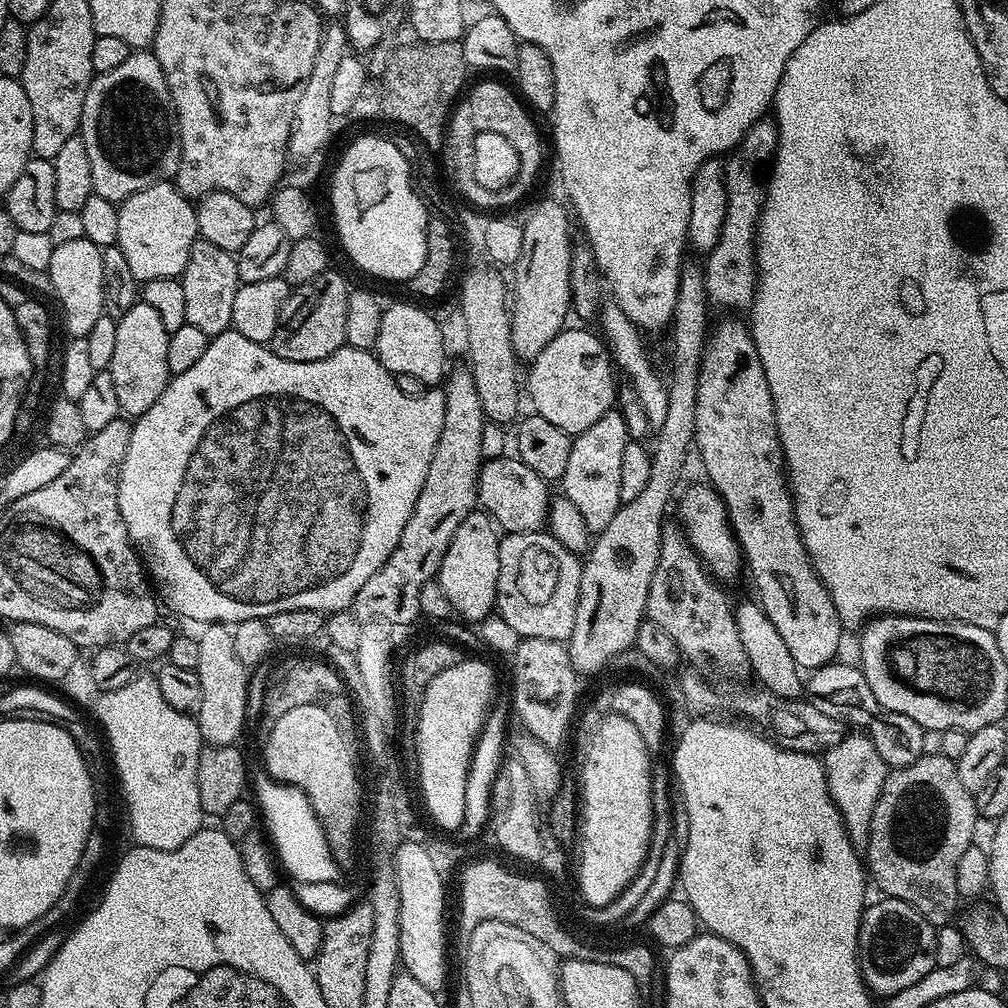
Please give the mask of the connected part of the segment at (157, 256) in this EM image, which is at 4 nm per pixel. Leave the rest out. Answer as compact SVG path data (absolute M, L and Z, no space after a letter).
M165 182L135 192L119 205L119 209L116 243L120 245L122 254L126 254L126 263L136 281L179 277L198 238L193 201L183 196L175 183Z

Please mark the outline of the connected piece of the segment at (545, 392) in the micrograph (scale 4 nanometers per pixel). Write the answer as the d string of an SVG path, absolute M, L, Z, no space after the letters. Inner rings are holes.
M565 327L531 361L532 369L526 372L526 396L532 399L531 411L573 438L582 430L590 430L602 414L613 411L618 400L617 373L610 348L597 333L596 336L584 328Z

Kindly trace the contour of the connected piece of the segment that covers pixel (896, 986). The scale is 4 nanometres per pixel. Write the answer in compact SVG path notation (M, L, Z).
M880 898L877 904L869 903L860 919L856 943L860 973L869 993L876 998L891 998L898 994L898 990L914 986L918 978L926 978L926 974L936 967L935 941L936 928L906 902Z

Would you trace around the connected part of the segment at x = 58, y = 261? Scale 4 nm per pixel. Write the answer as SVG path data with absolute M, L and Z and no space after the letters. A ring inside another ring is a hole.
M86 239L57 244L47 273L52 283L52 292L60 299L60 308L64 311L64 324L69 332L67 335L72 338L88 336L94 322L98 322L98 318L104 315L102 254L99 246Z

